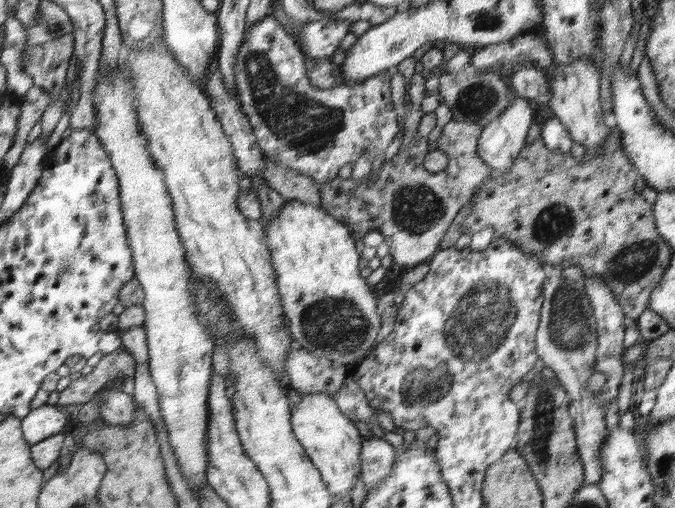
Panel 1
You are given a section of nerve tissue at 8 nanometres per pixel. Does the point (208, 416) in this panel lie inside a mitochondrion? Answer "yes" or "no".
no

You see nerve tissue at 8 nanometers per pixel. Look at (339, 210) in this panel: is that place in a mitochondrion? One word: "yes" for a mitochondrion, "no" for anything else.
no

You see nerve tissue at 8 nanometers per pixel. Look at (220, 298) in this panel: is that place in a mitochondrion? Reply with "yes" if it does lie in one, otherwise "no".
no

